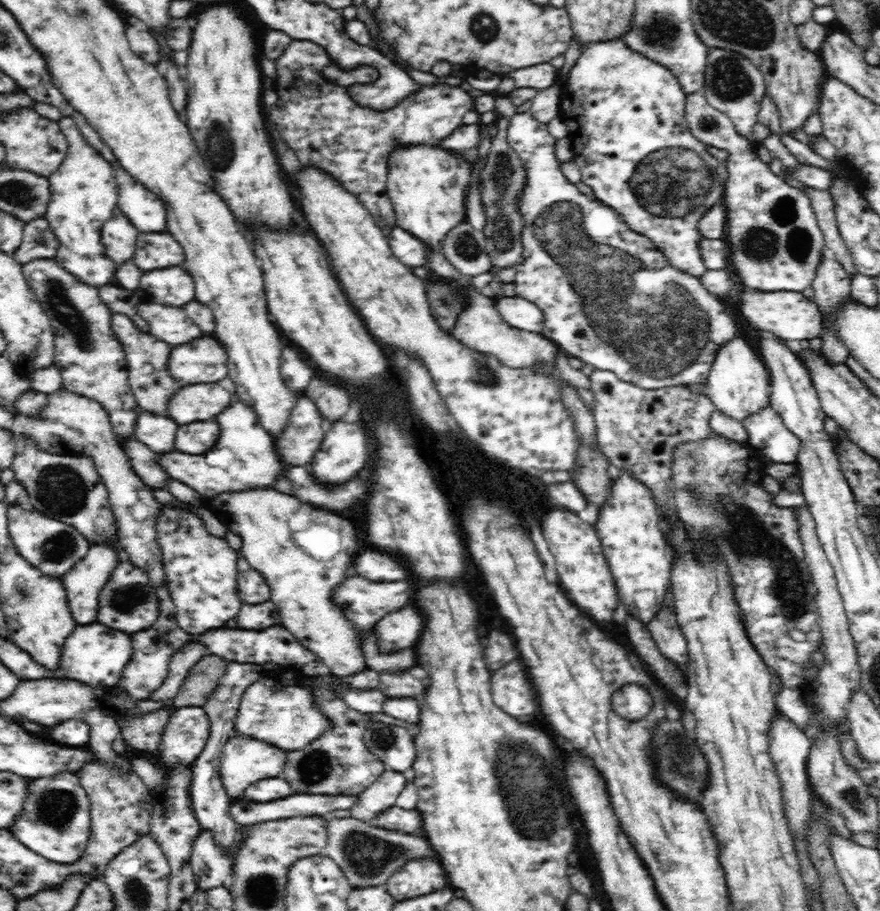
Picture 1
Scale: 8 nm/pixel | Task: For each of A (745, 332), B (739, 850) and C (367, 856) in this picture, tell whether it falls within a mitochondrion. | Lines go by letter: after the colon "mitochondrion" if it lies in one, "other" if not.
A: other
B: other
C: mitochondrion

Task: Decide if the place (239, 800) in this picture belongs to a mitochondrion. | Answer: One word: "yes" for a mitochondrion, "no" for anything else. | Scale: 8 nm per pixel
no

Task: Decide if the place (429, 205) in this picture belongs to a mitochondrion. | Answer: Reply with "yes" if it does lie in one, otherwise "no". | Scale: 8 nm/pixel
no

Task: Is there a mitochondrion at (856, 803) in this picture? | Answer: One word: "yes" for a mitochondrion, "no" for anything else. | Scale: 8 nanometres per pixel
yes

